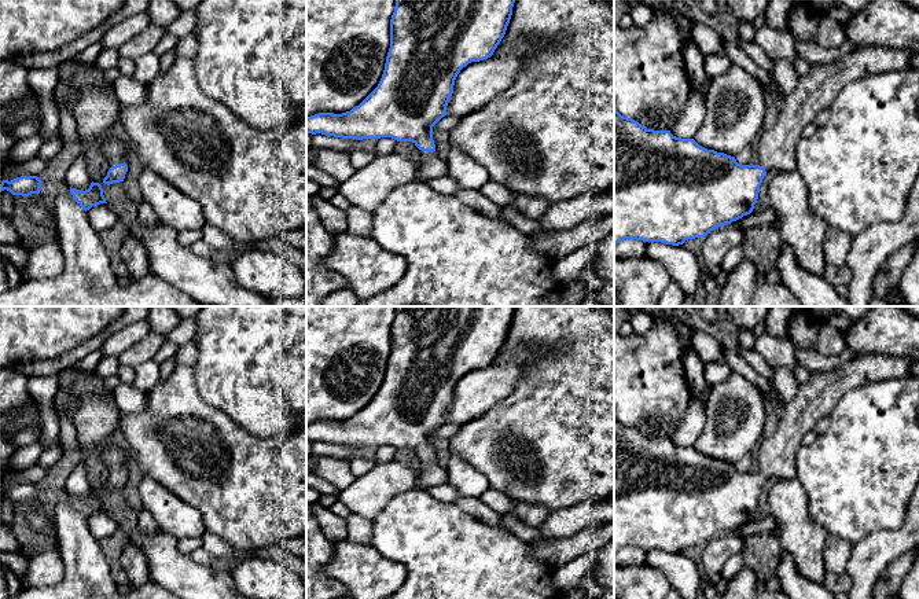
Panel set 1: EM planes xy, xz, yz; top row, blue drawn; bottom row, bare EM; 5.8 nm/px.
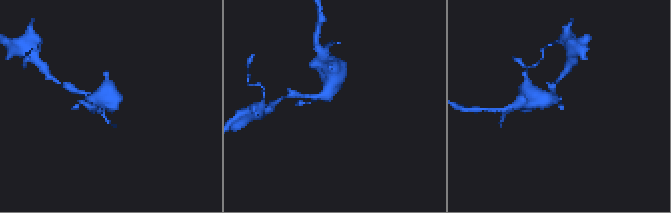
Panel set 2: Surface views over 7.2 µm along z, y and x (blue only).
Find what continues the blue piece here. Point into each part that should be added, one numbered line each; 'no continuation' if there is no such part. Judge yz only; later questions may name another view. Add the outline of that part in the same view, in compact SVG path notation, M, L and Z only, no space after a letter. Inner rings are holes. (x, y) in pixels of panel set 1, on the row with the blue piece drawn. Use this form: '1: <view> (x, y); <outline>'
1: yz (815, 91); M859 47L837 62L810 66L794 91L786 95L776 124L761 135L758 165L767 173L797 170L795 146L819 111L828 109L850 82L907 69L911 58L908 49Z

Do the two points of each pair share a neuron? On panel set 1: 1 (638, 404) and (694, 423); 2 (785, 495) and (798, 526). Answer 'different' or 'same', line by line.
1: different
2: same

